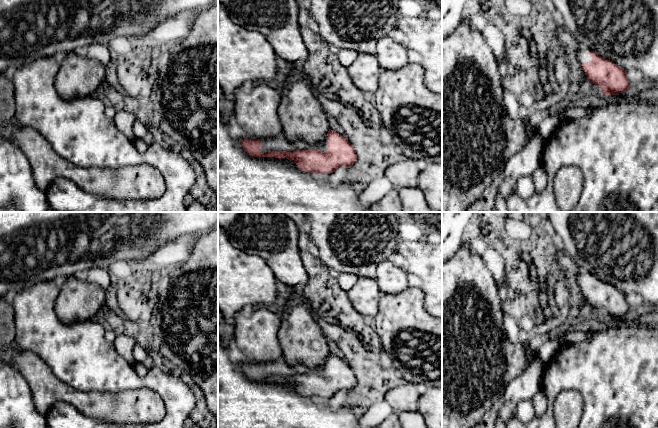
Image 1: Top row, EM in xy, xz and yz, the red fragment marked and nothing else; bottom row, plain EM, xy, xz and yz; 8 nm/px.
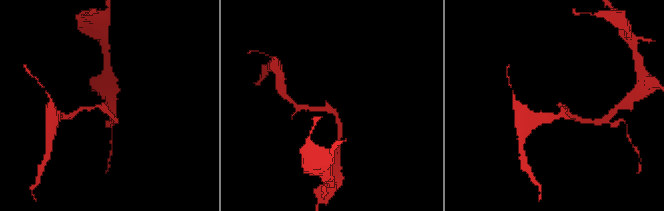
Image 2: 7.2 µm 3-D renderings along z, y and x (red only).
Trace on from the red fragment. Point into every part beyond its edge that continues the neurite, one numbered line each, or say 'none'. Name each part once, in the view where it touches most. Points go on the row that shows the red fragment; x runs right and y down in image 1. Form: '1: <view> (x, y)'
1: xz (280, 143)

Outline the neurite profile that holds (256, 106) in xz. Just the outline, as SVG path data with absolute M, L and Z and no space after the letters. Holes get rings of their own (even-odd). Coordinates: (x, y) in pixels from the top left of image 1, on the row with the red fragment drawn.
M255 83L236 90L234 95L234 116L238 125L244 130L245 139L267 139L282 133L282 124L278 116L280 92L266 83Z

